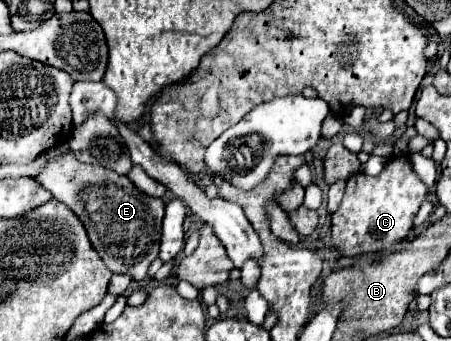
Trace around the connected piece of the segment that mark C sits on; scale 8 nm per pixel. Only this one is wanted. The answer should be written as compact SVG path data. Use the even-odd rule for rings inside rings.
M405 155L393 157L377 177L365 173L351 175L347 179L343 201L331 217L333 247L337 247L345 257L393 249L411 231L413 219L427 193L427 185L419 181Z

